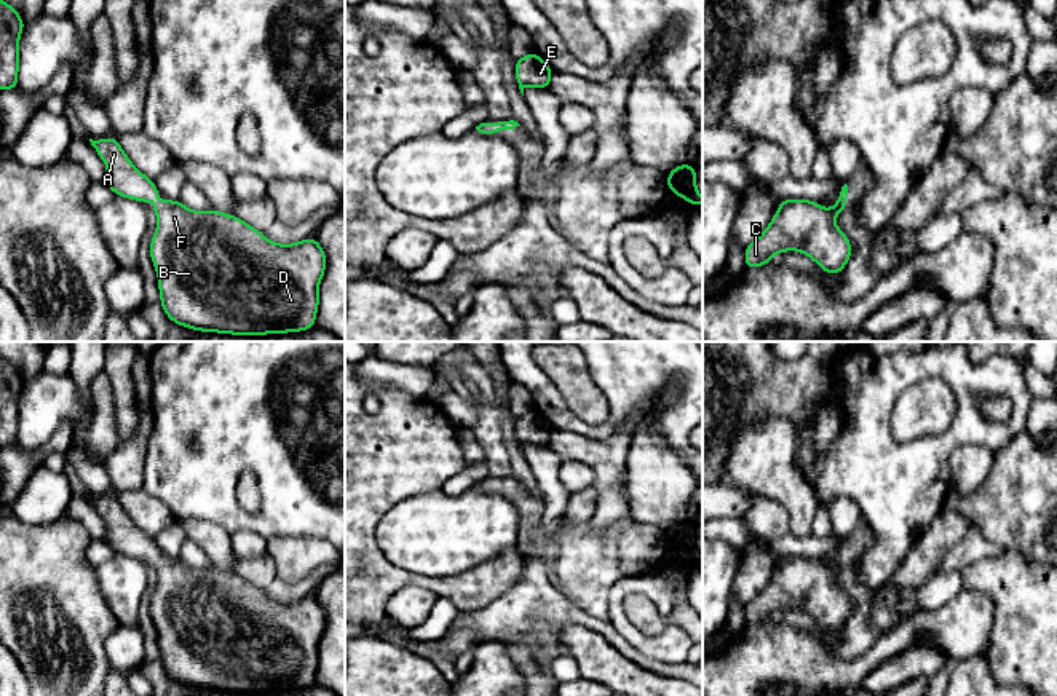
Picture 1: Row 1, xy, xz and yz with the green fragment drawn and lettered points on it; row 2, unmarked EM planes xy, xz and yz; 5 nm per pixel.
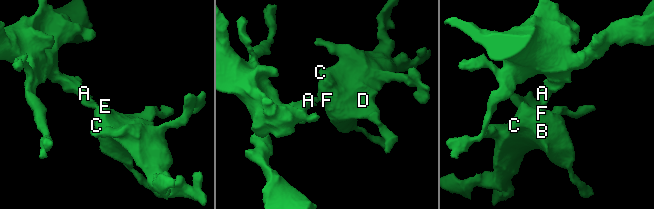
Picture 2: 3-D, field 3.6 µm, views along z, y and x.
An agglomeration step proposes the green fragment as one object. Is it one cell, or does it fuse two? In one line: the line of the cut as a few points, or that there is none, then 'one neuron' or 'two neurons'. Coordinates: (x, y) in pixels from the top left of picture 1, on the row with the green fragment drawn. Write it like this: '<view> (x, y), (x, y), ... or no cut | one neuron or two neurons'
no cut | one neuron

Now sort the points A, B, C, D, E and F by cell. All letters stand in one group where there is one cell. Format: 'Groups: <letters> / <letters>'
Groups: A B C D E F

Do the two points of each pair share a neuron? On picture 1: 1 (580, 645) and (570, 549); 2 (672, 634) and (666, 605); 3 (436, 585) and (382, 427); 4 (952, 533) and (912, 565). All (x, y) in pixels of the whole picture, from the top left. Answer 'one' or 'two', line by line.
1: two
2: one
3: one
4: one

